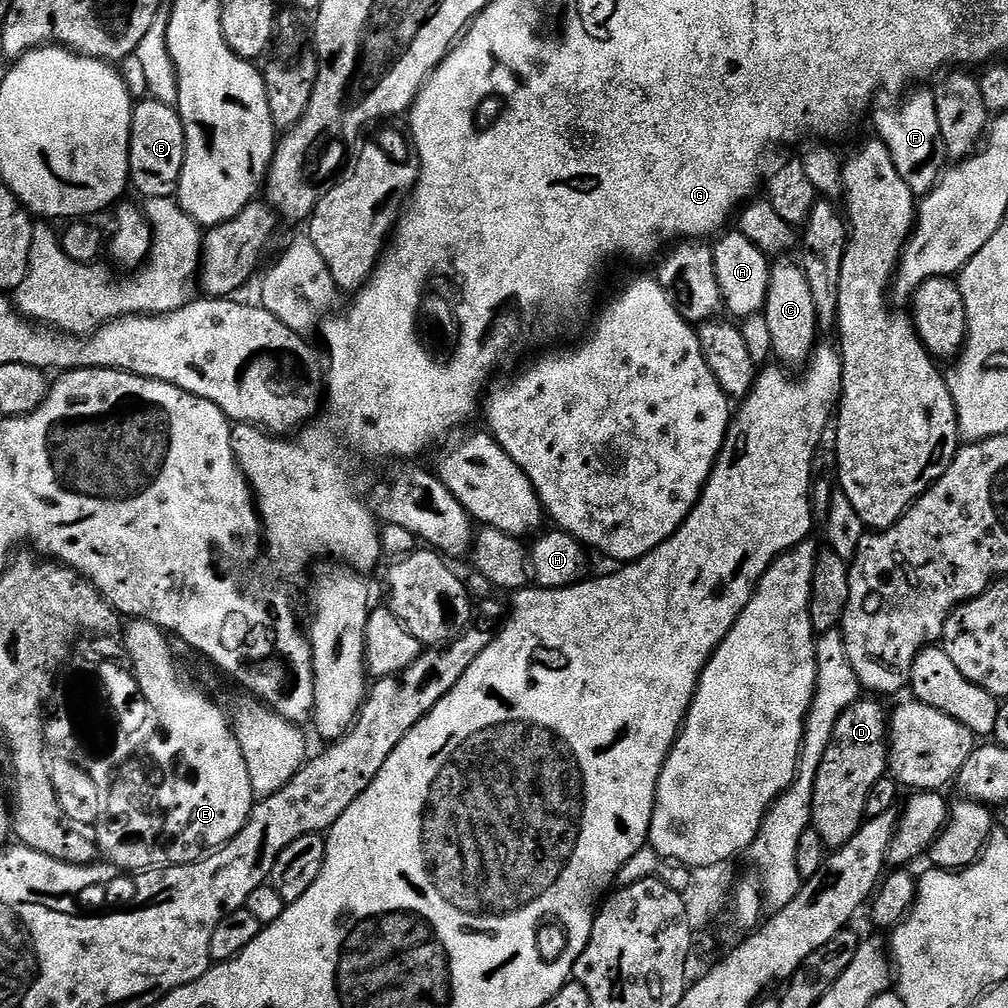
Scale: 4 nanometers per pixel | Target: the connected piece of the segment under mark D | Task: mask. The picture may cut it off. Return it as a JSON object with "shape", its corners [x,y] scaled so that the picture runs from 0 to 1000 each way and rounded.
{"shape":[[[854,692],[848,694],[831,712],[823,740],[815,748],[815,760],[812,760],[812,772],[808,772],[808,796],[806,816],[812,827],[815,827],[818,842],[828,843],[839,839],[847,827],[857,818],[859,792],[867,784],[867,776],[878,773],[881,761],[881,740],[883,737],[883,710],[872,698],[872,693]]]}

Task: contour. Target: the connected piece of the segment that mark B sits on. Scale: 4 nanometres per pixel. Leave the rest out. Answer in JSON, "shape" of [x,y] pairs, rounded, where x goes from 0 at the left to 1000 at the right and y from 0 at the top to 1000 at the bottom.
{"shape":[[[143,97],[131,109],[129,125],[129,173],[130,186],[140,190],[140,195],[153,196],[174,195],[175,187],[181,177],[181,165],[185,161],[185,129],[181,117],[174,106]]]}

